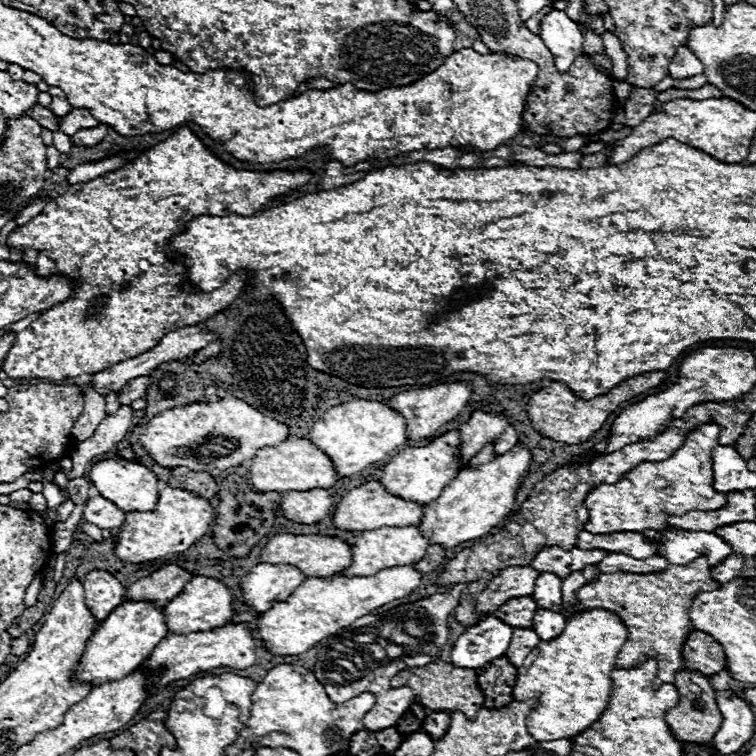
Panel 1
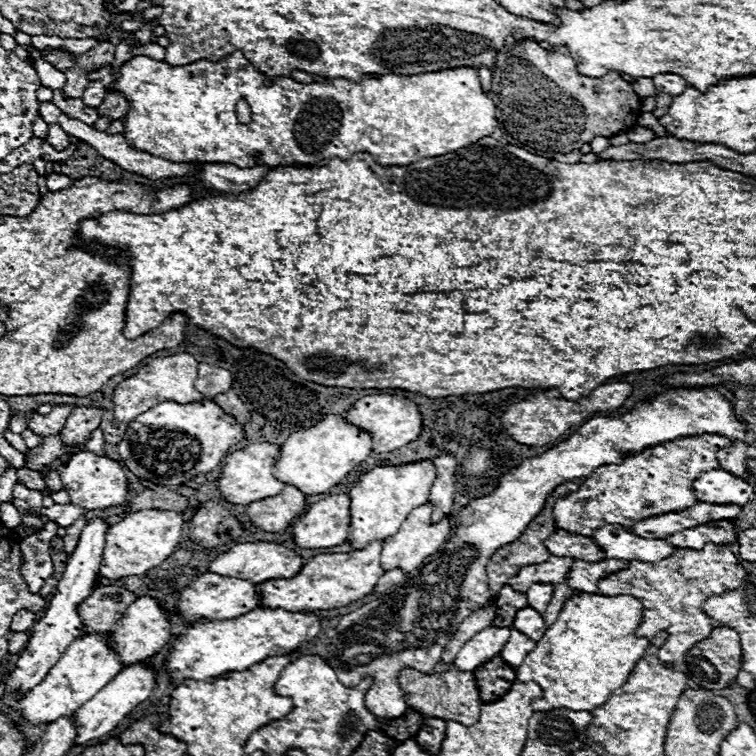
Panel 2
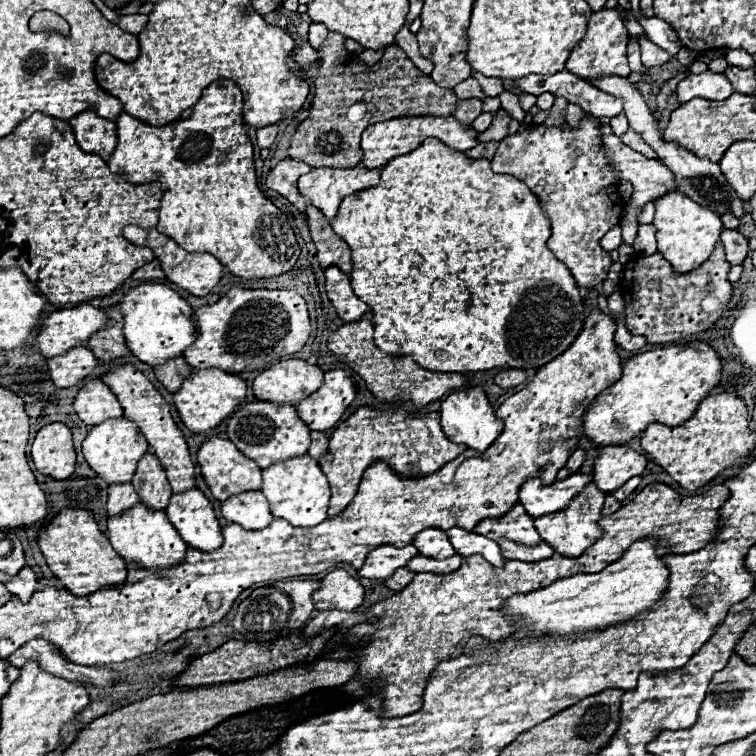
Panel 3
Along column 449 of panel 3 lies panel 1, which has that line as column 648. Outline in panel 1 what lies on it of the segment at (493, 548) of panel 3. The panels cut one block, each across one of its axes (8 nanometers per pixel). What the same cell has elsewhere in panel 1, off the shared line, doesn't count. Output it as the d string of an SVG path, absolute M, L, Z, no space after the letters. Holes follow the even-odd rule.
M644 530L648 538L662 538L660 544L660 556L666 558L670 564L676 566L688 566L700 556L708 558L708 564L714 568L716 564L724 562L730 554L734 554L732 546L726 544L726 540L720 540L714 532L690 532L690 530L678 530L678 532L666 532L664 536L660 532Z

